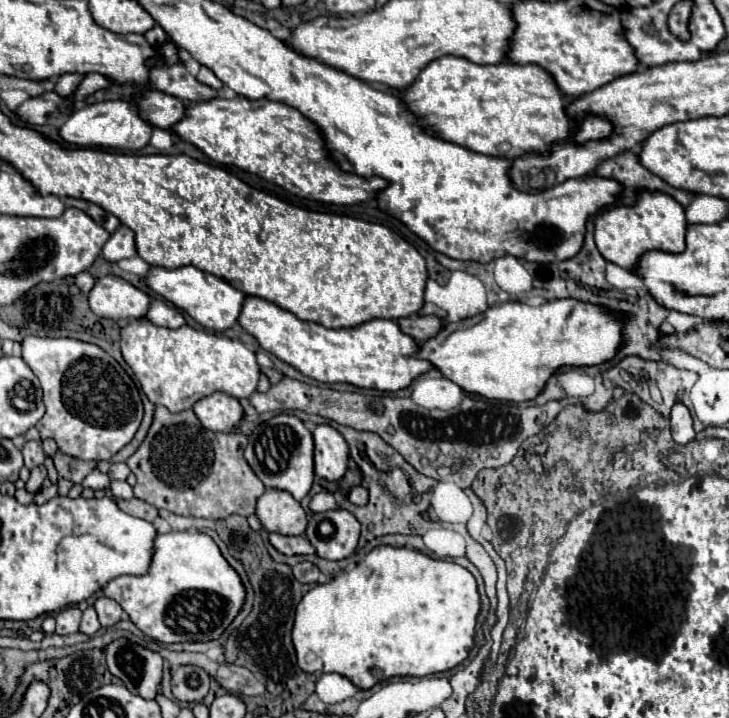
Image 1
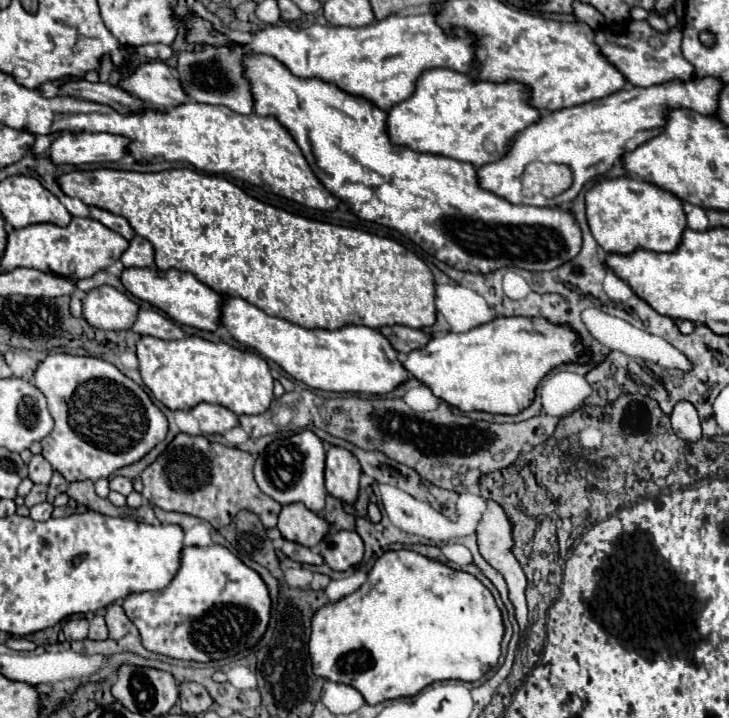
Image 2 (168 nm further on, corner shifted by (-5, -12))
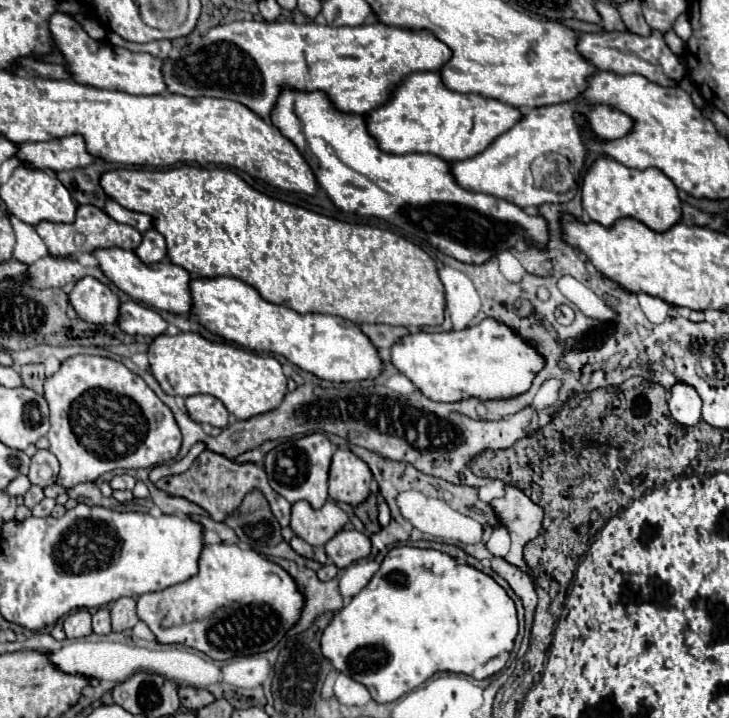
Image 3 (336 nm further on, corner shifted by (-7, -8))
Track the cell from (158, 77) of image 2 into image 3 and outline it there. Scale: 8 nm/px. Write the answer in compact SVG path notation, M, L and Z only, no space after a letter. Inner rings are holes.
M55 12L49 20L49 32L53 38L53 44L61 50L65 62L67 62L67 72L71 80L79 84L91 84L97 88L119 88L123 92L131 94L161 94L167 90L163 84L163 74L161 74L161 60L143 54L143 52L129 52L125 48L113 46L109 40L93 40L79 22L75 22L71 16L63 12Z

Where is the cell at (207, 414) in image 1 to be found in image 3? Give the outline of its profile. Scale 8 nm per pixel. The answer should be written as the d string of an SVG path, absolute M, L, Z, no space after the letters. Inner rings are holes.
M207 394L187 396L185 398L185 406L187 406L189 418L193 422L211 424L211 426L219 426L219 428L225 428L227 426L229 412L223 406L223 402L217 400L215 396L207 396Z

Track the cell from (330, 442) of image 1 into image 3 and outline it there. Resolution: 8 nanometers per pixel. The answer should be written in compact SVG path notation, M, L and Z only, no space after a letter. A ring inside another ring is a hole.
M337 450L329 472L329 496L337 502L357 506L367 500L371 484L369 466L351 450Z

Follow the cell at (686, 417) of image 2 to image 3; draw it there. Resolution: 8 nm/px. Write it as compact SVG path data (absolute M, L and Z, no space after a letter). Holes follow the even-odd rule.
M675 382L669 390L669 412L683 426L697 424L701 420L701 398L697 390L685 382Z

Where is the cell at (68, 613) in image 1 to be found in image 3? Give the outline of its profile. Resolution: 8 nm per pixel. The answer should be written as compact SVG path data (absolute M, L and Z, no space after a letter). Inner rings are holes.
M77 610L71 612L65 620L65 634L67 638L79 638L79 636L89 636L91 634L91 614L87 610Z

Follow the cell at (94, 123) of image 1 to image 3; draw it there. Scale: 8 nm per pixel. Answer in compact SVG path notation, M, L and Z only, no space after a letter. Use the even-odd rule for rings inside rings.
M65 136L63 140L49 140L49 142L25 142L17 146L15 158L27 166L37 170L75 170L89 166L95 158L87 156L83 148L83 140L79 136Z

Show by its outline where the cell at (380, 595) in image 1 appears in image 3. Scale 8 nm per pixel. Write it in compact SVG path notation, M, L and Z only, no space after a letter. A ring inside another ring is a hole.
M397 546L397 548L393 548L385 556L381 568L377 570L377 574L373 576L373 580L369 582L369 586L365 586L357 596L353 596L351 602L333 616L333 622L325 628L325 632L321 636L321 650L323 650L323 656L333 662L335 670L339 670L339 672L351 676L353 680L359 680L361 684L365 684L375 702L395 702L397 698L401 698L403 694L411 692L413 688L417 688L419 684L423 684L429 676L433 676L437 672L465 674L465 676L471 676L475 680L491 678L493 674L497 674L505 666L507 656L513 650L513 644L515 644L515 638L517 638L517 630L519 630L519 624L517 624L515 604L509 598L509 594L489 574L483 574L481 570L477 570L477 568L473 568L469 564L459 564L449 554L443 554L443 552L433 550L433 548L423 550L423 548Z

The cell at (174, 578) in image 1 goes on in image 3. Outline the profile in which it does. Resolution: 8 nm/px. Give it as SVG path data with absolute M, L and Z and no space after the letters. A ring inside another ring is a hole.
M237 544L205 546L197 576L137 598L137 616L151 628L157 642L183 644L213 660L271 650L299 622L303 608L305 596L285 568Z

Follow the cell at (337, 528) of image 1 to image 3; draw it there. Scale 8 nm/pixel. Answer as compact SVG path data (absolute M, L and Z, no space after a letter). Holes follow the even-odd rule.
M341 530L325 544L325 552L337 568L347 568L371 554L371 540L357 530Z

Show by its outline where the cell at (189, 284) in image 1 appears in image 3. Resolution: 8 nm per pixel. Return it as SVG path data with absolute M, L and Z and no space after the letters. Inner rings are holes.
M97 248L93 250L93 256L99 262L101 272L119 288L123 290L129 298L143 302L151 308L157 310L167 310L167 312L177 312L177 314L189 314L191 310L191 292L189 292L189 272L173 262L155 262L155 264L143 264L133 250L123 250L123 248Z

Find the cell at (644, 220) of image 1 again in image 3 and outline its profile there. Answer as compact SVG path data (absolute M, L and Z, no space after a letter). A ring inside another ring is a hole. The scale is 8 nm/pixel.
M597 158L585 172L581 200L587 216L603 226L611 226L615 224L615 220L631 216L651 230L665 232L681 218L681 200L677 196L677 188L659 168L635 170L611 158Z

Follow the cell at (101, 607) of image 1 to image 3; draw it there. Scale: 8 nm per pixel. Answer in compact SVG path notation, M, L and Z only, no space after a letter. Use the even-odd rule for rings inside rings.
M119 598L117 602L113 602L113 606L111 606L113 632L129 630L129 628L133 628L139 622L135 606L137 606L135 598Z

